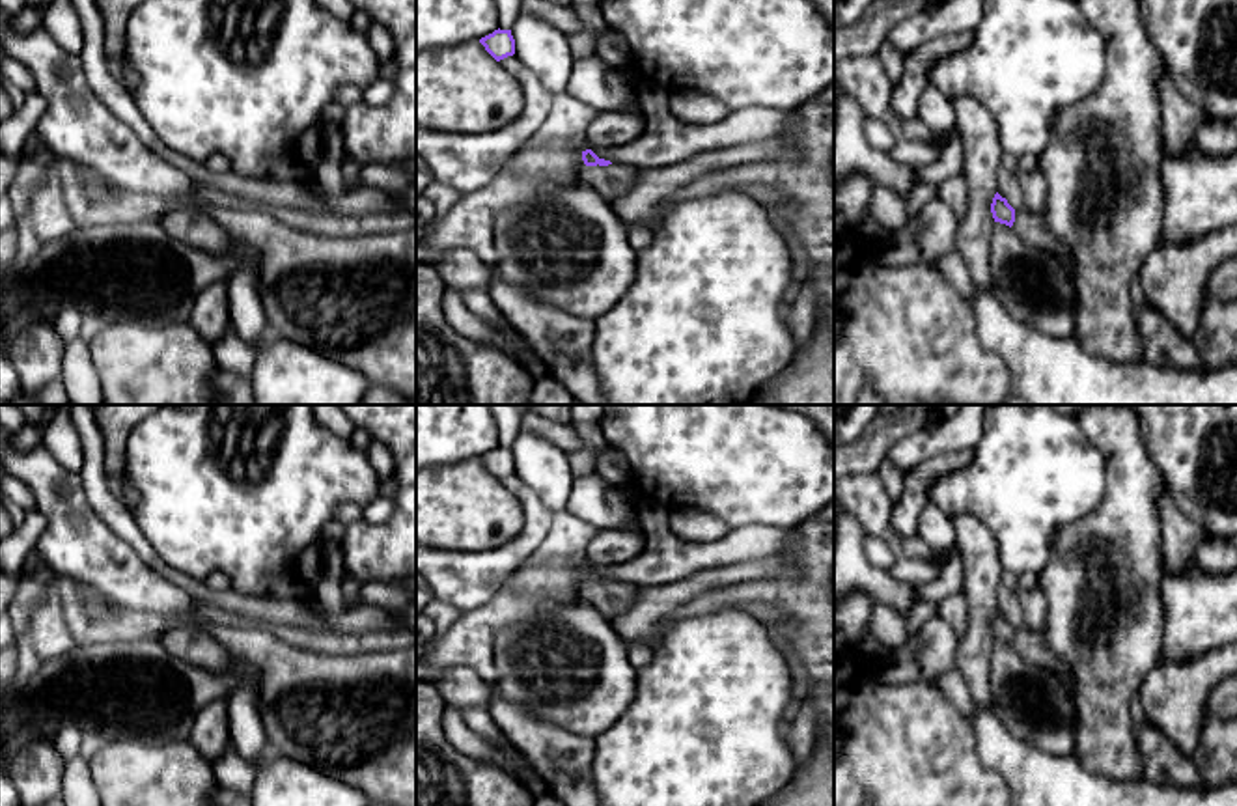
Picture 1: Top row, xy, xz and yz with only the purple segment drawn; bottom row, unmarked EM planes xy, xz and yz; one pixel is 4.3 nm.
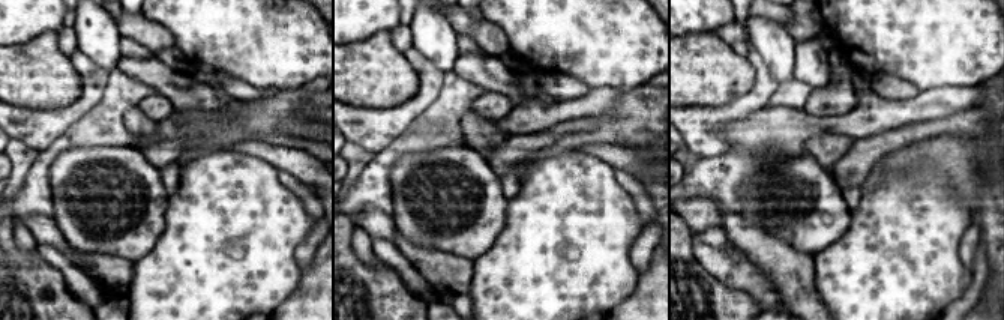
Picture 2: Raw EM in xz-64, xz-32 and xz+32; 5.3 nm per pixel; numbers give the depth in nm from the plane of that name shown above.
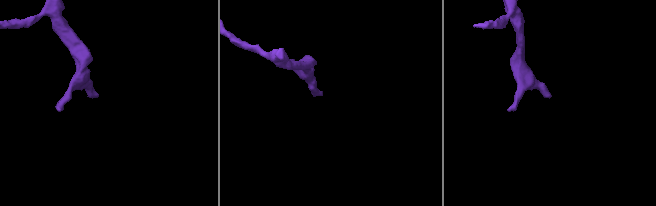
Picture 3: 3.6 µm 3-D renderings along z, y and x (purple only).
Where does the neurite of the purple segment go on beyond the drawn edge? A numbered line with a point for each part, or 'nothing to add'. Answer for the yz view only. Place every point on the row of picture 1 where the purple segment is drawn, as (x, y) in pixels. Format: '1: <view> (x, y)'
1: yz (1028, 226)

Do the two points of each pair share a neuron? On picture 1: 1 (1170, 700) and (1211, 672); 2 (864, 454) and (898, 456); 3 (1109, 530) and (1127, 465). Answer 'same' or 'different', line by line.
1: same
2: different
3: same

